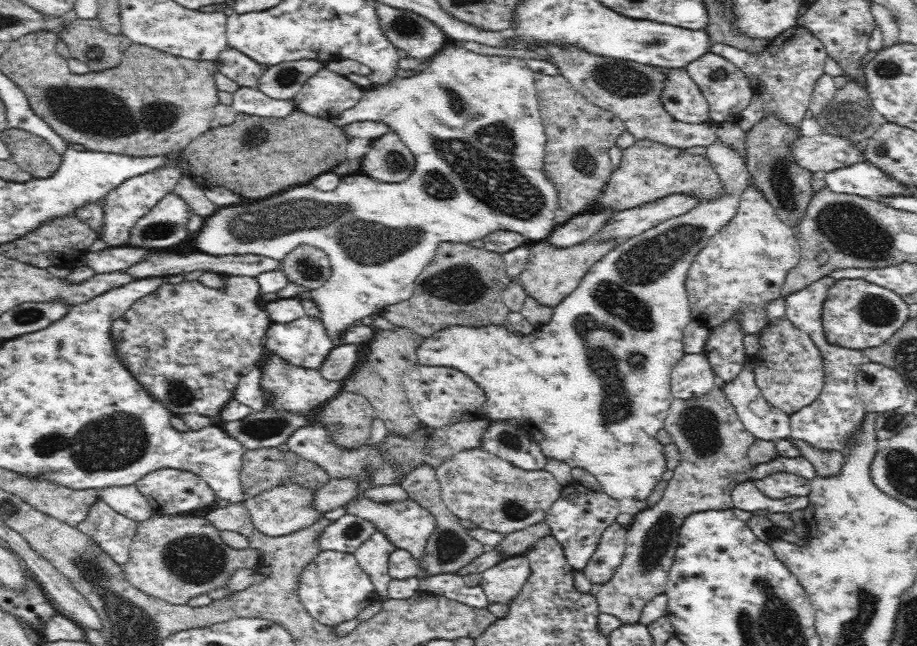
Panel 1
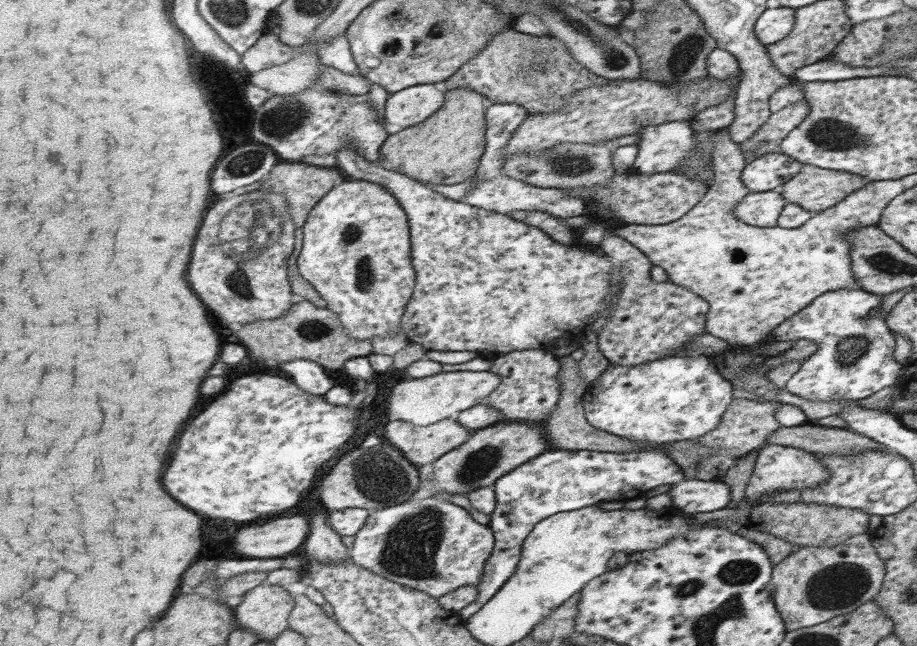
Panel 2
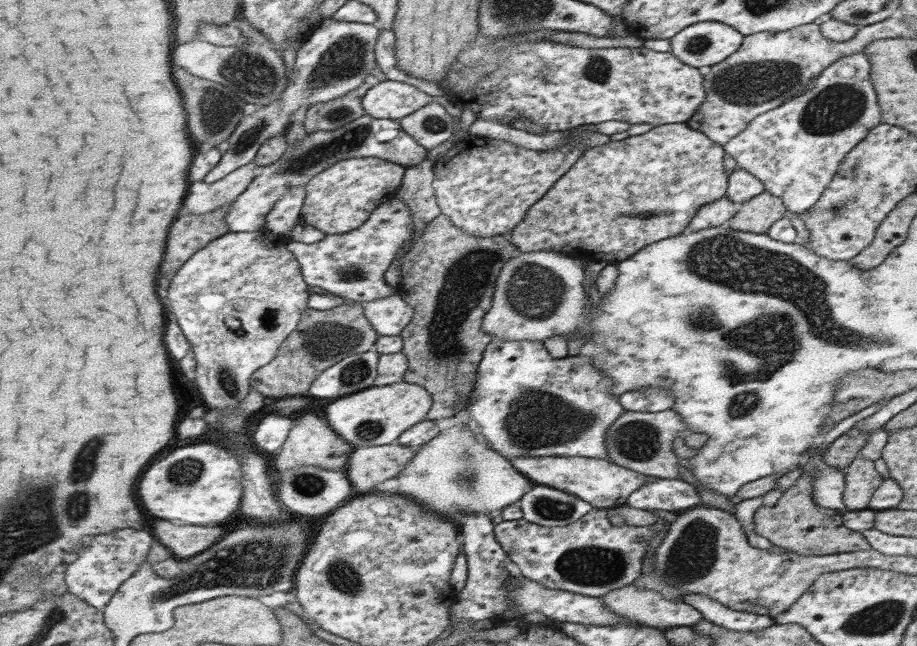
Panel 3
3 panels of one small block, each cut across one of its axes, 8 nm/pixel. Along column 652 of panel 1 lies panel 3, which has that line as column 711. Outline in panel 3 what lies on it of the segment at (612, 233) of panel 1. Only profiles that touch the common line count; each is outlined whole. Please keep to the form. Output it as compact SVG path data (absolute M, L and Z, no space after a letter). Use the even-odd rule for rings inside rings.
M725 197L708 202L691 218L690 225L687 226L685 232L695 232L696 230L715 228L727 224L739 211L739 208L739 204L731 202Z

